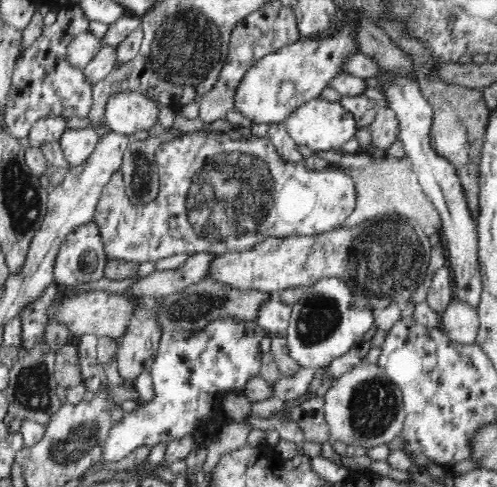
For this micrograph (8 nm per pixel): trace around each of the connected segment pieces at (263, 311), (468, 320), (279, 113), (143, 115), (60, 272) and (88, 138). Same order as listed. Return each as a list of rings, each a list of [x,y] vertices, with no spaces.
[[[274,291],[268,300],[260,302],[256,325],[263,328],[271,339],[286,337],[288,324],[290,324],[293,305],[281,299],[281,293]]]
[[[454,300],[440,314],[439,328],[444,331],[453,342],[459,344],[476,343],[480,319],[478,311],[461,300]]]
[[[343,14],[335,24],[334,31],[324,38],[302,38],[300,37],[295,44],[286,45],[279,48],[276,52],[263,56],[252,68],[247,69],[235,92],[235,109],[256,124],[278,124],[294,112],[295,108],[302,106],[306,101],[320,96],[320,93],[328,81],[338,73],[344,73],[343,57],[347,56],[351,50],[358,49],[358,44],[353,38],[353,24],[357,21],[358,15],[353,20],[347,20]]]
[[[136,91],[118,92],[105,108],[108,130],[133,136],[139,130],[149,130],[158,120],[158,103]]]
[[[96,223],[78,227],[61,245],[53,268],[54,283],[66,288],[100,280],[107,263]]]
[[[91,127],[66,129],[58,141],[67,168],[84,164],[88,156],[93,153],[99,137],[98,132]]]

